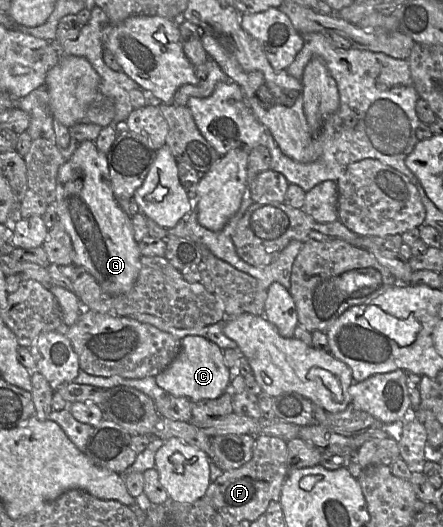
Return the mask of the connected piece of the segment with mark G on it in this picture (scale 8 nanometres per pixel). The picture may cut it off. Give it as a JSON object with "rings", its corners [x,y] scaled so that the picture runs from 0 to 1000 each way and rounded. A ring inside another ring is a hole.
{"rings":[[[185,268],[156,306],[131,323],[124,387],[131,419],[160,452],[165,501],[187,507],[221,535],[235,554],[273,560],[291,554],[318,510],[318,478],[302,452],[291,412],[262,383],[239,292],[208,268]]]}

